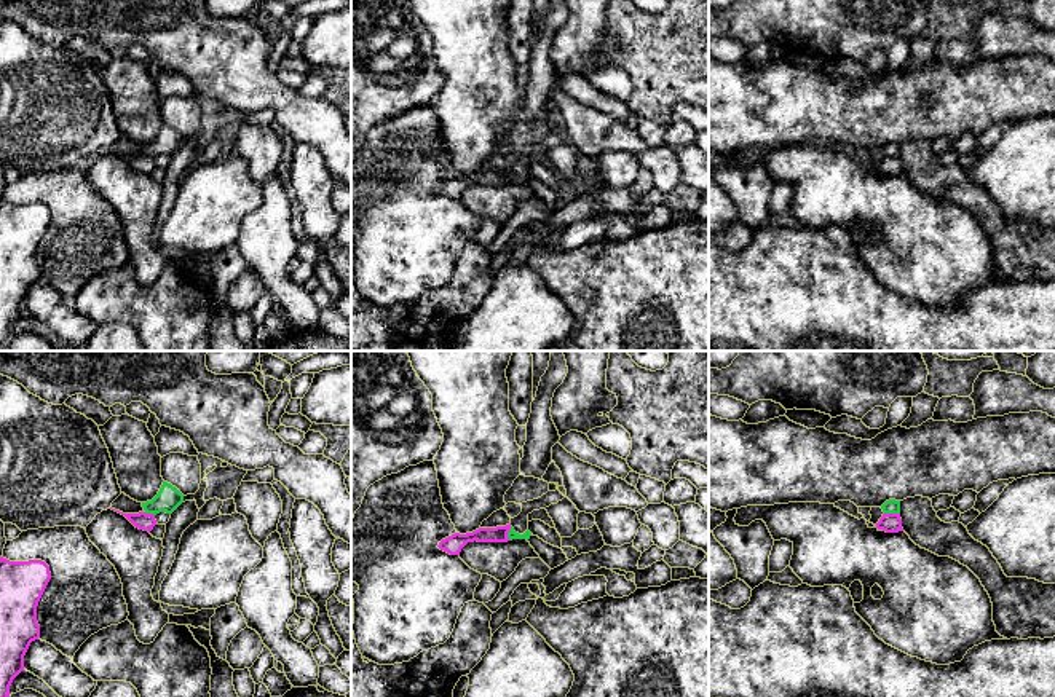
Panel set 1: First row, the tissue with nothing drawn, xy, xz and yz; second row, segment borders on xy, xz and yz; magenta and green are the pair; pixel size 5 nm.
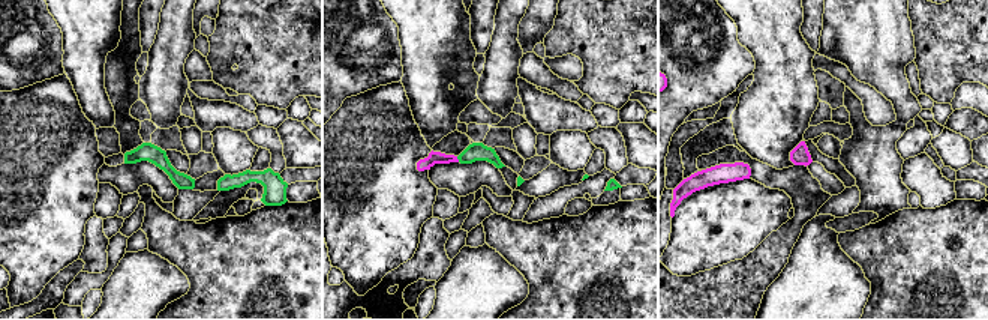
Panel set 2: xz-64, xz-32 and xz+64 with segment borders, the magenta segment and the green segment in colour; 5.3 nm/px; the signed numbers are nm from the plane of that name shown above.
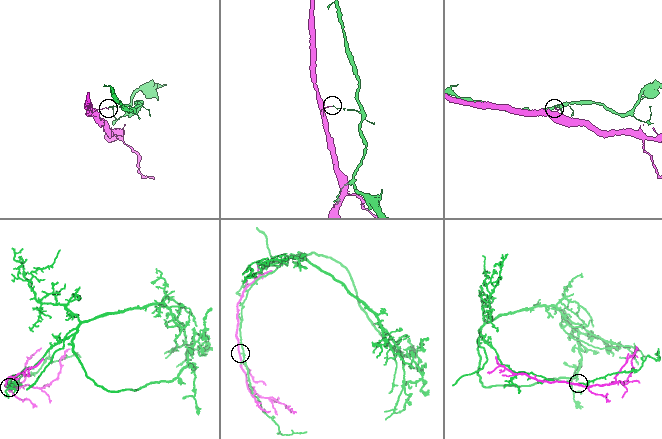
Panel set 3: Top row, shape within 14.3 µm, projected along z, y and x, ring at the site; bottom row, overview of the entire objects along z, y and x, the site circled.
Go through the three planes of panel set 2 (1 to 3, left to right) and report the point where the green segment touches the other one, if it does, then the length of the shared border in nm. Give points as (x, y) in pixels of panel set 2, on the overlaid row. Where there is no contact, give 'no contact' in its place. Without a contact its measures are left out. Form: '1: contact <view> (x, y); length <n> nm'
1: no contact
2: contact xz-32 (458, 160); length 40 nm
3: no contact

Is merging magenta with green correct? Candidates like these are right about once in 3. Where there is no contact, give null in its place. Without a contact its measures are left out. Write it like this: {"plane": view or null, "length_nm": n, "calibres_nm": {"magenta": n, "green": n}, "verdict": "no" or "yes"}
{"plane": "yz", "length_nm": 80, "calibres_nm": {"magenta": 100, "green": 70}, "verdict": "no"}

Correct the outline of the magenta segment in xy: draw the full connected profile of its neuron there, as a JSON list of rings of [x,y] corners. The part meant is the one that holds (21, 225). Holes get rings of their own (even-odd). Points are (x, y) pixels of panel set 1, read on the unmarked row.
[[[0,199],[0,345],[24,313],[24,298],[40,281],[38,244],[51,222],[41,203],[10,204]]]

